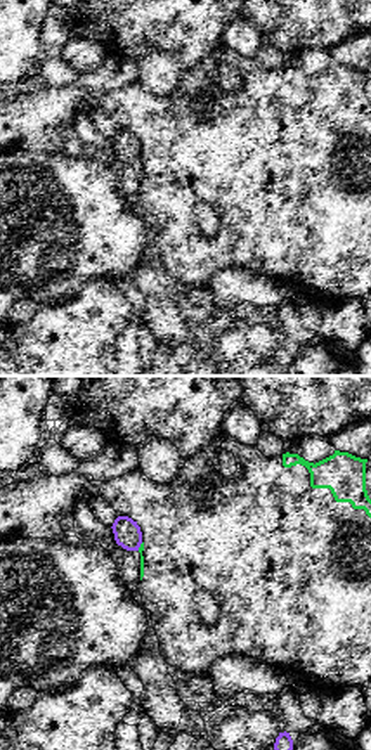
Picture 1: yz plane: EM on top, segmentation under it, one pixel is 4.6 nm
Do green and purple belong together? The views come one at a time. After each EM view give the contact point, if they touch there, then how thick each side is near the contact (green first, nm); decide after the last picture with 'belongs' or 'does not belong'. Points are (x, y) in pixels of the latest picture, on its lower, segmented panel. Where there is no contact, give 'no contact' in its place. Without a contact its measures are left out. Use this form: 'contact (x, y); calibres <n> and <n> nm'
contact (141, 546); calibres 20 and 130 nm

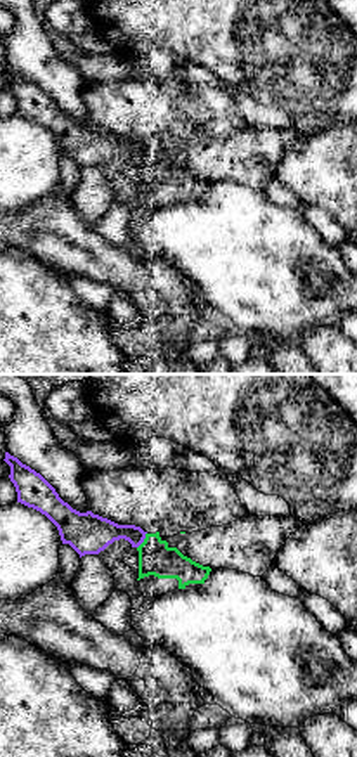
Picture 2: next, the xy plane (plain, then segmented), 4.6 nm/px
contact (144, 541); calibres 160 and 180 nm

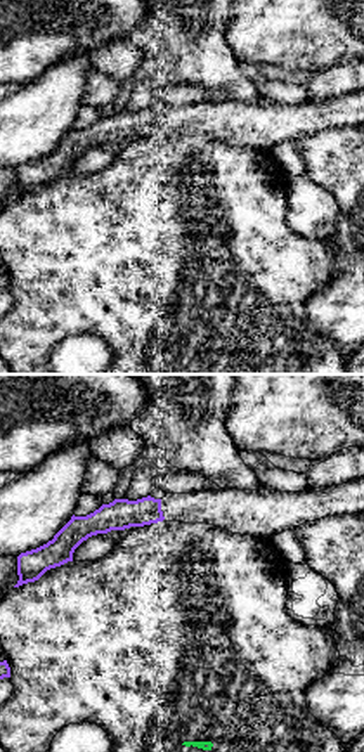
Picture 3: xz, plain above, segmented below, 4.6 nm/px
no contact

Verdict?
does not belong

